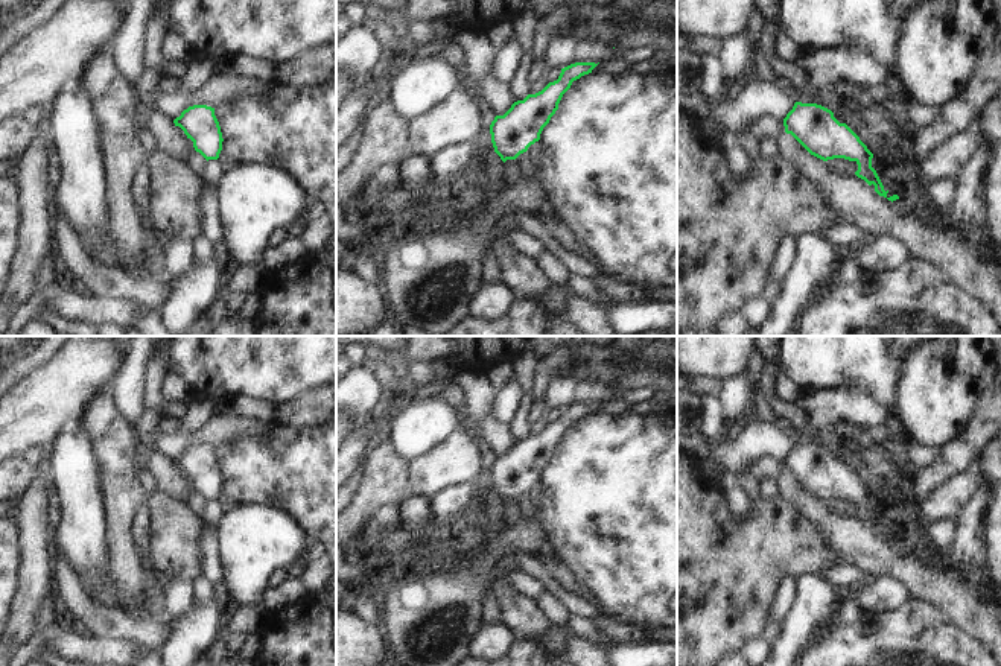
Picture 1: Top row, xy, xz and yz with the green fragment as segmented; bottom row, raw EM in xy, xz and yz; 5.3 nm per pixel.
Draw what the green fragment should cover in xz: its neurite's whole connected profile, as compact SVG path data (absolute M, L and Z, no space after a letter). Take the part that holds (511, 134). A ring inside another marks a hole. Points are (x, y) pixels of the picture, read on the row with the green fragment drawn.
M575 62L564 68L557 81L549 82L542 91L517 100L504 116L496 116L490 125L494 152L505 163L516 160L531 144L540 140L543 128L558 109L563 94L572 82L592 73L598 64Z

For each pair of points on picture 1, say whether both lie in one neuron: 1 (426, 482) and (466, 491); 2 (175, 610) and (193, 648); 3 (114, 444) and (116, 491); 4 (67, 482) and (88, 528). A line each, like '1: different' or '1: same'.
1: different
2: different
3: same
4: same

